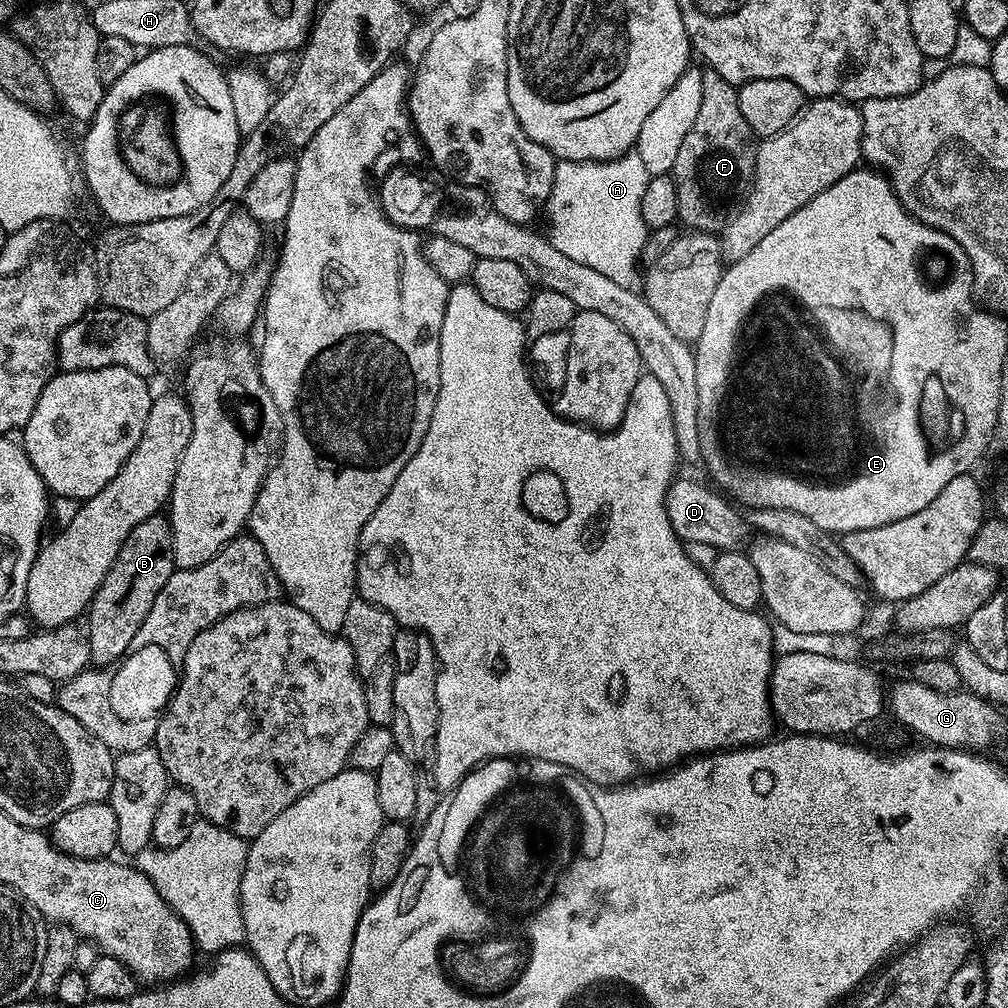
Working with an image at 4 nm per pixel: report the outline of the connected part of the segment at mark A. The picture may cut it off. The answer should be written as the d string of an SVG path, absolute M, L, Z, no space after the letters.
M631 151L623 156L616 157L615 160L557 160L556 173L554 174L554 186L548 195L548 203L546 205L546 216L548 212L548 228L546 227L546 235L548 240L562 254L574 258L574 262L583 262L585 266L590 266L594 270L606 274L606 278L611 278L613 282L618 282L618 286L626 286L627 288L636 288L638 284L638 272L636 276L636 268L640 264L640 255L642 254L642 246L646 242L650 229L642 220L642 190L646 190L648 185L648 171L646 166L642 166L642 158L636 151Z

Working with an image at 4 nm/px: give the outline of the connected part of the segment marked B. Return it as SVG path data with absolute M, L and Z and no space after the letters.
M157 514L138 522L134 530L122 542L118 558L110 566L106 578L98 586L92 603L86 609L86 623L90 634L91 663L96 666L112 666L132 648L134 634L142 626L154 598L172 577L172 525L163 515Z

